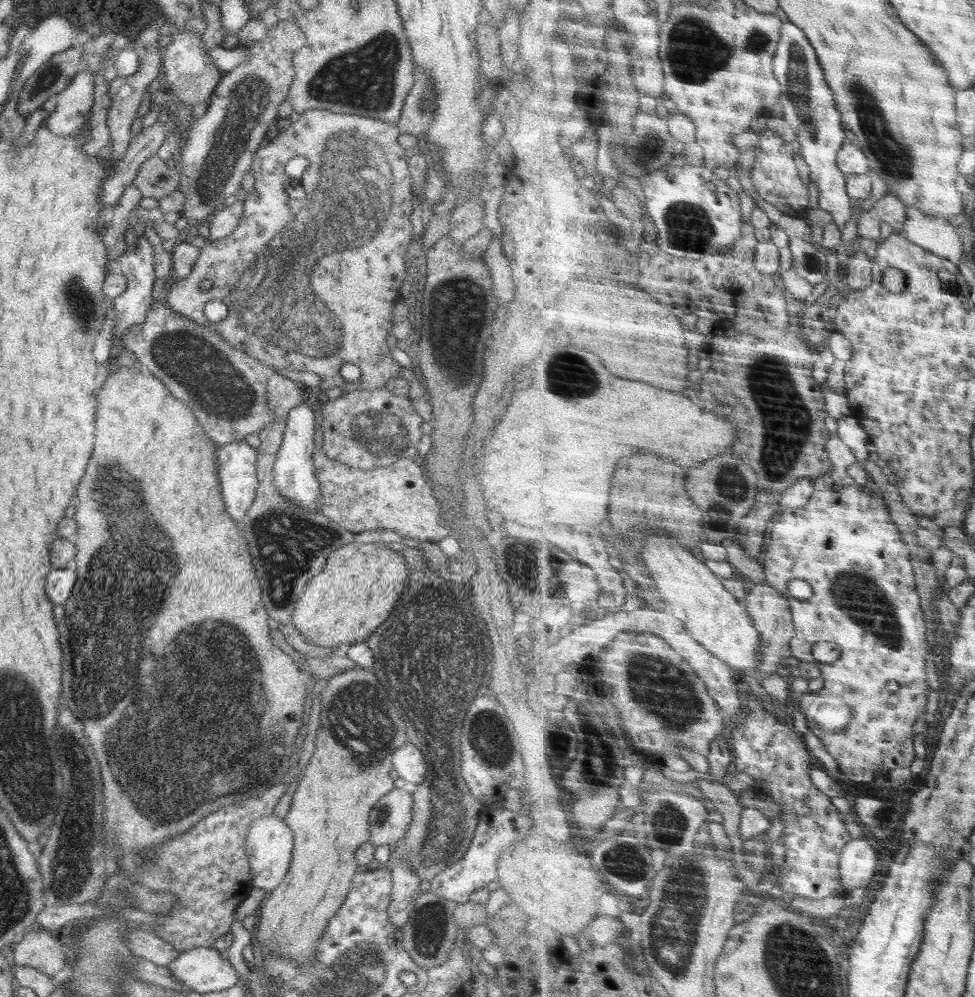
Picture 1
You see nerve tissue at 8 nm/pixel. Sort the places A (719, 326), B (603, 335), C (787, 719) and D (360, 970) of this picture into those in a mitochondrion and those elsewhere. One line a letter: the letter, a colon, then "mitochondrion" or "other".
A: other
B: other
C: other
D: mitochondrion

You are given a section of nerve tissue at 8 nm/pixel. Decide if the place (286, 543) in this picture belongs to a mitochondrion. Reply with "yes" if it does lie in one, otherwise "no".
yes

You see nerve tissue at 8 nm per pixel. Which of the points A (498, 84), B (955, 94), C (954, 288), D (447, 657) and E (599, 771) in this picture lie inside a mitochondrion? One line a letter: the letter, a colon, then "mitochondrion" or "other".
A: other
B: other
C: other
D: mitochondrion
E: mitochondrion

